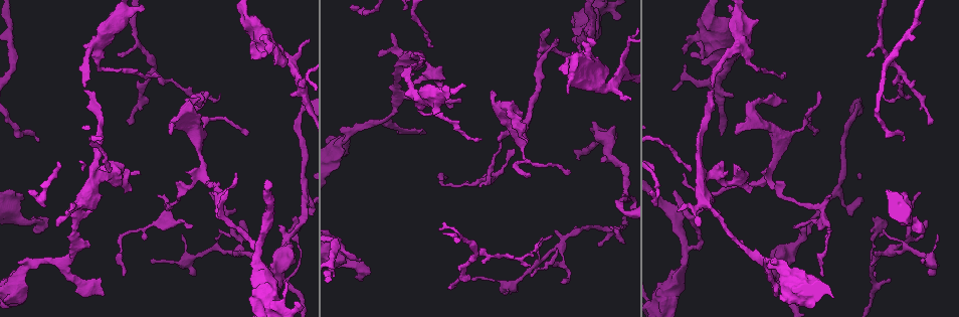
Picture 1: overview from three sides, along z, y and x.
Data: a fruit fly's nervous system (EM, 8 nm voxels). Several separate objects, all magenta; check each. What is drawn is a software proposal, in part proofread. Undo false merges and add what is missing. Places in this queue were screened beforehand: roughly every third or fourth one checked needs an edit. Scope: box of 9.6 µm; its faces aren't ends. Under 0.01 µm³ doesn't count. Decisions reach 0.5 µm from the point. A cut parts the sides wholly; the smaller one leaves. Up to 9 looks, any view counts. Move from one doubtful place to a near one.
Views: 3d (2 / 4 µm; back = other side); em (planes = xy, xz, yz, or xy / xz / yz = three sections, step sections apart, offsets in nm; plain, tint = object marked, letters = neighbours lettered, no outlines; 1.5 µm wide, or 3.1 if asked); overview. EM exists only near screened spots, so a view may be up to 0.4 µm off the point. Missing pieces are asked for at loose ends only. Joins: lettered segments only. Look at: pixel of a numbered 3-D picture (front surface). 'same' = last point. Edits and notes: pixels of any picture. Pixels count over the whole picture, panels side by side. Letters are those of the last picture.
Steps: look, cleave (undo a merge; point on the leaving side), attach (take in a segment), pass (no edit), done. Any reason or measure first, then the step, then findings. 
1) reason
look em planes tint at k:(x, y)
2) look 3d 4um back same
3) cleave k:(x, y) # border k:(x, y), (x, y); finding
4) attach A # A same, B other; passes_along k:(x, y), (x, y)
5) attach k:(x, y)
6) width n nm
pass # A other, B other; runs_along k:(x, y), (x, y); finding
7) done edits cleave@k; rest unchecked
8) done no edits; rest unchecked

free end
look em planes plain at 1:(531, 277)

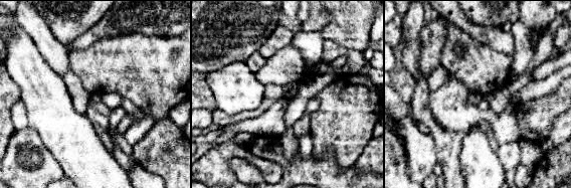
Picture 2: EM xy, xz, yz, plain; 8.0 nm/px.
look em planes letters same

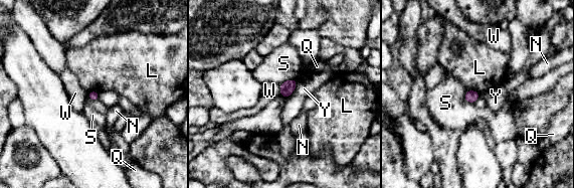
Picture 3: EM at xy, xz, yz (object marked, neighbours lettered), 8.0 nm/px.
pass # L other, N other, Q other, S other, W other, Y other; border 3:(467, 89), (473, 89), (480, 94); no lettered segment goes on from it

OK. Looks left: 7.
thin end
look 3d 2um back at 1:(880, 238)

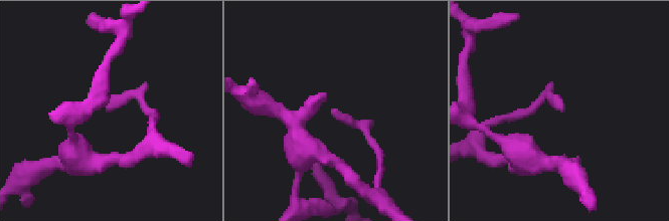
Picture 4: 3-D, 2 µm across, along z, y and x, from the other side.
look em xz step 8 tint at 4:(561, 111)

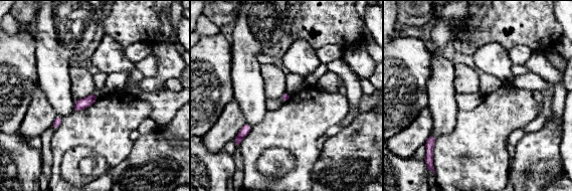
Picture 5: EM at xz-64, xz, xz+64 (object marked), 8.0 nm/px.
another direction
look em planes letters same

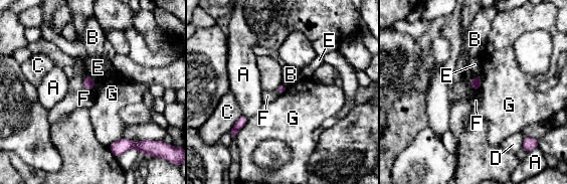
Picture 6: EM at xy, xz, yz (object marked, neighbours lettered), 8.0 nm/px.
pass # A other, B other, C other, D other, E other, F other, G other; border 6:(84, 87), (91, 90); no lettered segment goes on from it

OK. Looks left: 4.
sharp bend
look em xy step 8 tint at 1:(579, 41)

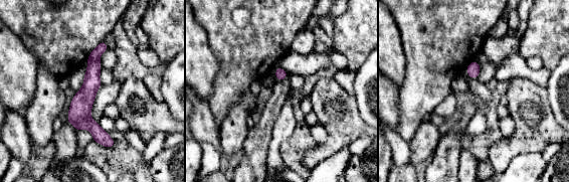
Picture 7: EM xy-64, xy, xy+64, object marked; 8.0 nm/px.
cut it another way
look em planes tint same

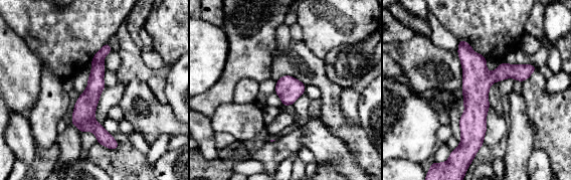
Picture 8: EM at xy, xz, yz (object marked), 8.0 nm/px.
what lies round it
look em planes letters same

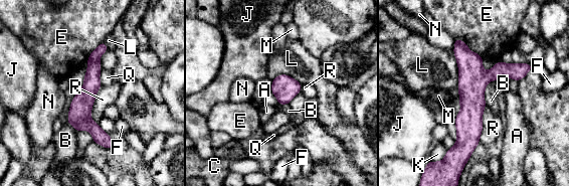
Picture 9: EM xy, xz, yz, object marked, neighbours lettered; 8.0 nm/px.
width 180 nm
pass # A other, B other, C other, E other, F other, J other, K other, L other, M other, N other, Q other, R other; all the same neuron

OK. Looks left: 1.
done no edits; rest unchecked

